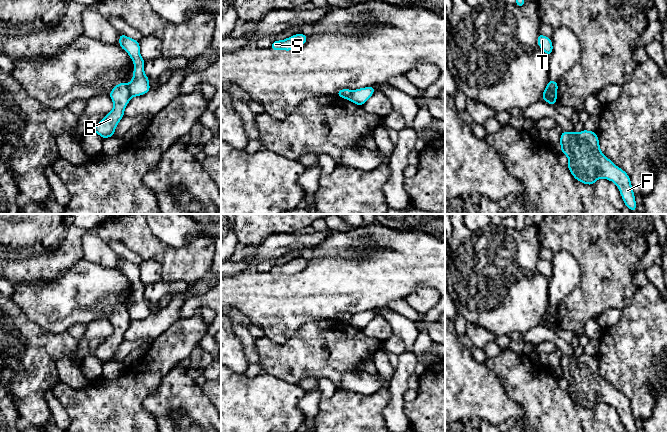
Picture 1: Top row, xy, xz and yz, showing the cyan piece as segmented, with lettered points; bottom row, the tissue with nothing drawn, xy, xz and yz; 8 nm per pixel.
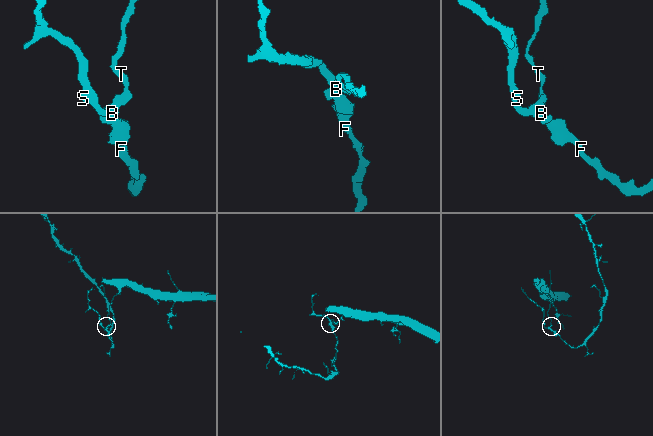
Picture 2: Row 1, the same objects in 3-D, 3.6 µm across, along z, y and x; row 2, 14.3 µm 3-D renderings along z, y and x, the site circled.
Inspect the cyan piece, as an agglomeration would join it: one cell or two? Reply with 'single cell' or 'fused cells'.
fused cells

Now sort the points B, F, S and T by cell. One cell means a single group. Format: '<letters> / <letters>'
B F S / T

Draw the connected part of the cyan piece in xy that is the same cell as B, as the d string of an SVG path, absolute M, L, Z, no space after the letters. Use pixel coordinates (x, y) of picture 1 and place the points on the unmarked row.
M118 307L109 317L113 325L113 334L106 338L104 342L93 352L89 353L103 363L114 360L115 353L124 341L124 334L130 325L130 316L125 307Z

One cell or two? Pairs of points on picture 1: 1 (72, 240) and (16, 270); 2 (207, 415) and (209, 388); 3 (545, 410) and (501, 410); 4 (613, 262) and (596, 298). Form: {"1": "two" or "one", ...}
{"1": "one", "2": "two", "3": "two", "4": "one"}

